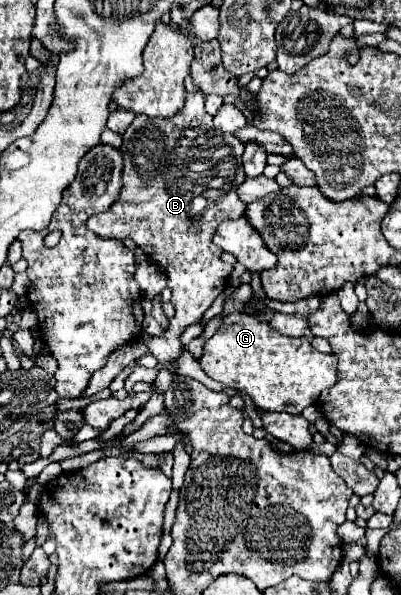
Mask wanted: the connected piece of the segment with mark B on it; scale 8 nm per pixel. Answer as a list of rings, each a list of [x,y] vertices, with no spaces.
[[[201,92],[187,94],[181,112],[171,118],[149,118],[145,114],[139,114],[125,130],[123,146],[119,148],[125,160],[123,190],[119,194],[119,200],[107,212],[93,216],[87,224],[87,228],[97,232],[101,238],[135,240],[135,244],[149,256],[149,260],[153,260],[167,274],[167,286],[173,292],[171,300],[175,306],[175,318],[171,320],[167,334],[159,338],[143,338],[151,354],[157,358],[157,364],[173,362],[177,356],[181,356],[183,344],[179,338],[183,330],[201,320],[213,300],[223,292],[225,282],[233,272],[233,266],[221,260],[223,252],[211,242],[211,234],[215,234],[215,228],[223,220],[237,220],[245,212],[245,204],[237,198],[237,188],[245,180],[245,172],[241,166],[243,148],[245,146],[233,134],[215,130],[213,118],[205,112],[205,98]]]

